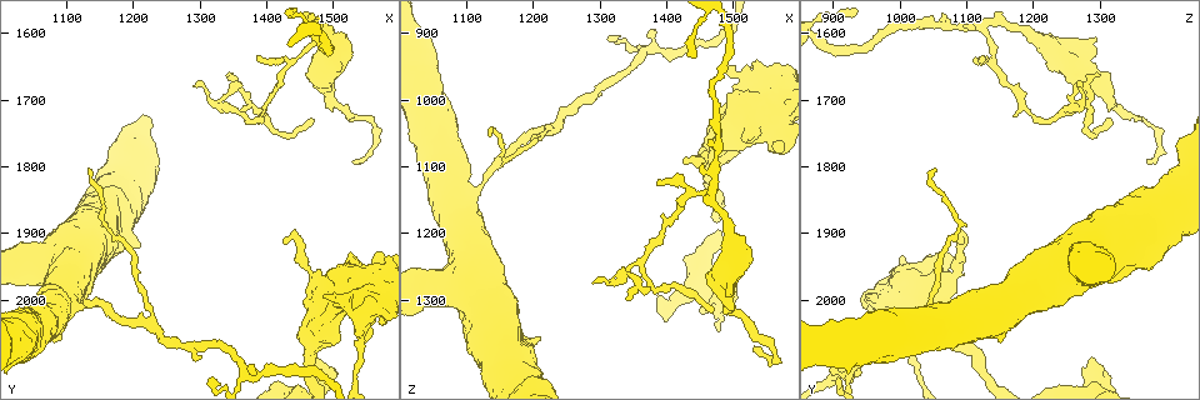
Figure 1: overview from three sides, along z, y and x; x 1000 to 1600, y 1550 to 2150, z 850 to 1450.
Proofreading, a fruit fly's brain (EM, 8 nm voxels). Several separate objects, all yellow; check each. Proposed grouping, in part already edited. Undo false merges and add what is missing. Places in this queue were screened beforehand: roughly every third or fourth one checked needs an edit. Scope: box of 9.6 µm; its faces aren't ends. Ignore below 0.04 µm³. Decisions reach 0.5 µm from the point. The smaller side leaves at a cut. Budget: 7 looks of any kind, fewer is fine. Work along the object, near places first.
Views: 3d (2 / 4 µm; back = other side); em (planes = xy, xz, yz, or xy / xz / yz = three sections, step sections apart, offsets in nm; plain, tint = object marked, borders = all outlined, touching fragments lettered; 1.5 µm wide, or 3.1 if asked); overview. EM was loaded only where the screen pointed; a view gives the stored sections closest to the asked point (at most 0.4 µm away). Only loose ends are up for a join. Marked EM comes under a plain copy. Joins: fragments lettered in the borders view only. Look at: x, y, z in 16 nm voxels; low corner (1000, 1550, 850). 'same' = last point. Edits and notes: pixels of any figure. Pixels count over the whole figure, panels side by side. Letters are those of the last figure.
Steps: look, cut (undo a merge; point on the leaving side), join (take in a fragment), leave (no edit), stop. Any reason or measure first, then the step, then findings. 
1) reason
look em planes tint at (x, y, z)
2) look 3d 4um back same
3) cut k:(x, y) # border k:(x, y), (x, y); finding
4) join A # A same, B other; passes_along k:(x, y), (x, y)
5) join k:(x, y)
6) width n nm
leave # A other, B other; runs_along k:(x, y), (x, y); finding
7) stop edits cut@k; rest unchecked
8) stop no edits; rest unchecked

thick end
look em planes borders at (1475, 1960, 1065)

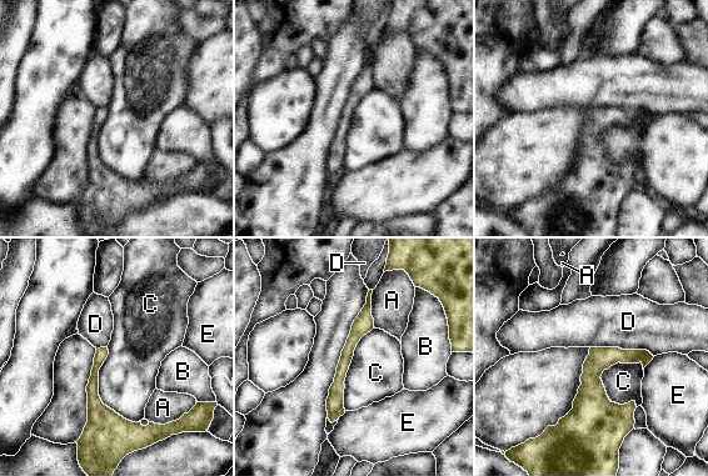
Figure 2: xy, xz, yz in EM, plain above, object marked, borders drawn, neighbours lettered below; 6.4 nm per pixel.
leave # A other, B other, C other, D other, E other; border 2:(604, 369), (607, 396), (637, 406); no lettered fragment goes on from it

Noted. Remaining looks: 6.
free end
look em yz step 8 tint at (1380, 2100, 895)

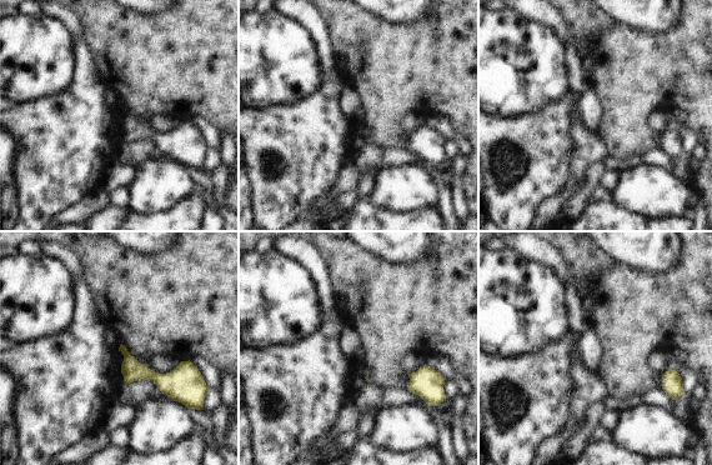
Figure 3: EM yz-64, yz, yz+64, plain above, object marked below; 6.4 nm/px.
look em xy step 8 borders same

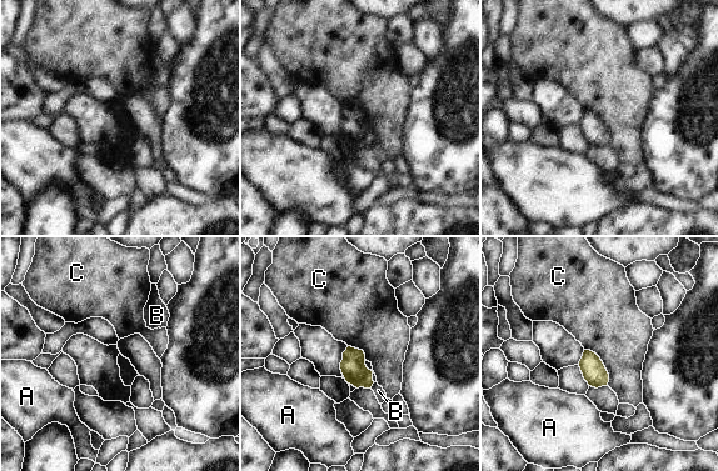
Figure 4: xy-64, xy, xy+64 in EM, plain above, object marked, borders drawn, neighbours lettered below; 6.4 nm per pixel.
leave # A other, B other, C other; none of them fits

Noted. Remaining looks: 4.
branch stops here
look em planes tint at (1485, 2000, 950)

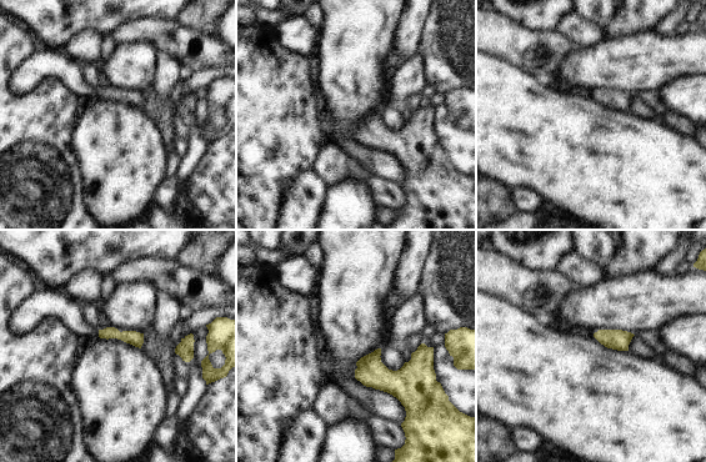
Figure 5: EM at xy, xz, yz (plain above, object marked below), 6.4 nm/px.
look em planes borders same

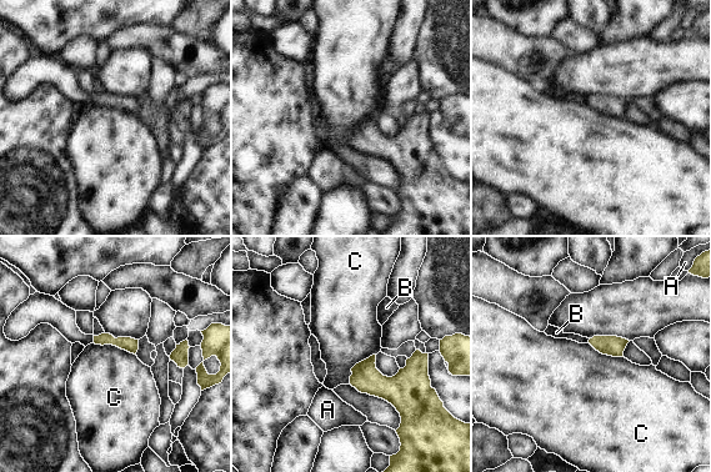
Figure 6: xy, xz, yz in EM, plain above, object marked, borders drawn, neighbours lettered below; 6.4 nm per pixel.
leave # A other, B other, C other; border 6:(93, 342), (118, 346), (135, 355); no lettered fragment goes on from it

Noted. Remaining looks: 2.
stop no edits; rest unchecked

